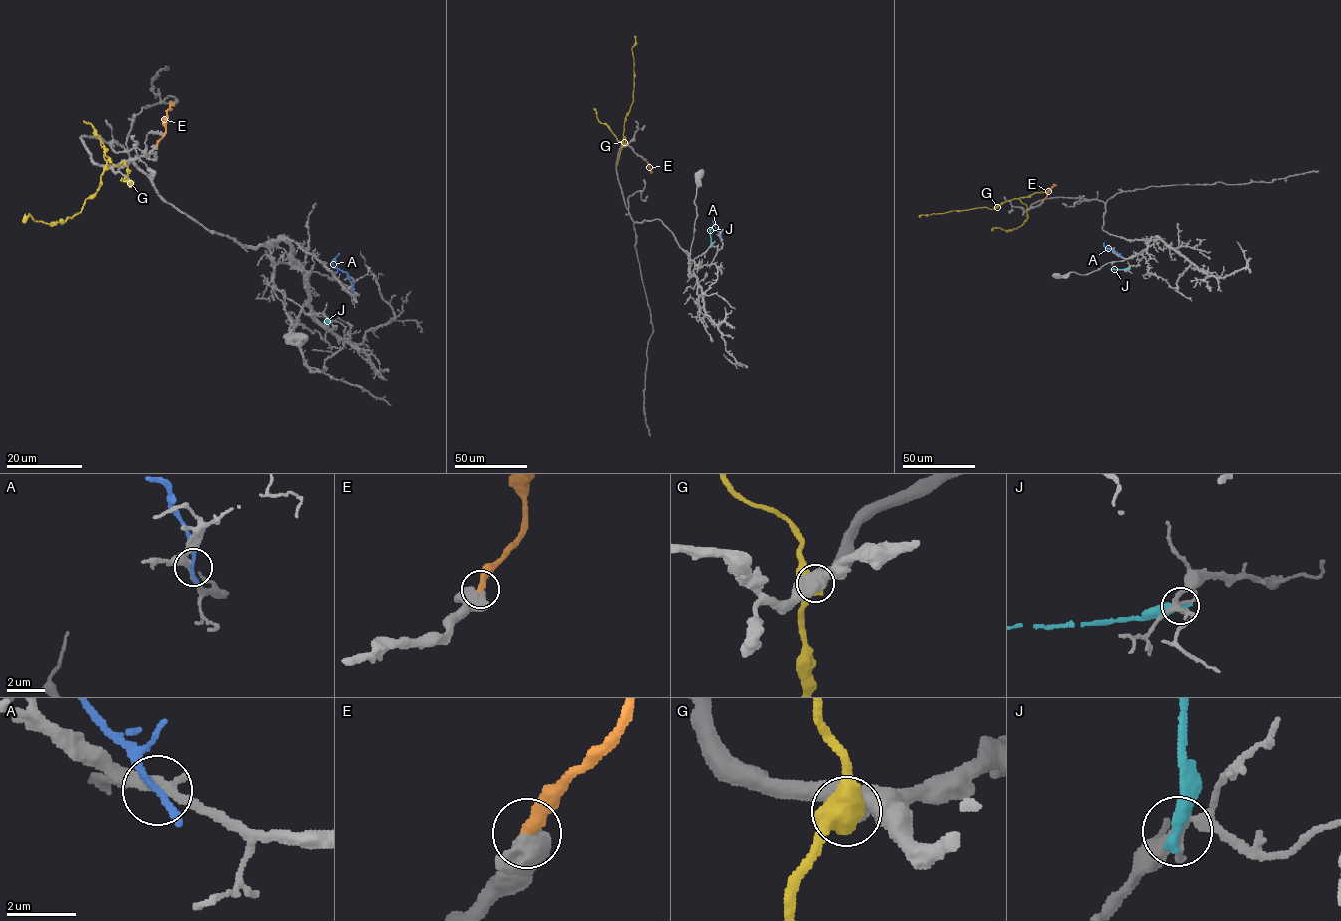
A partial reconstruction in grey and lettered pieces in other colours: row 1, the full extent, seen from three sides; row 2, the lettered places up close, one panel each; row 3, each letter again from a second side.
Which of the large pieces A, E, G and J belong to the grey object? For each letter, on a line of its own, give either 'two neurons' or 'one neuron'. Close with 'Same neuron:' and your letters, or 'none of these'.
A: two neurons
E: one neuron
G: two neurons
J: two neurons
Same neuron: E

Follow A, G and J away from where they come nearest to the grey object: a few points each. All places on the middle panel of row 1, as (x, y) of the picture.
A: (720, 237), (712, 221), (715, 221)
G: (626, 145), (623, 125), (633, 99), (632, 49), (635, 35)
J: (711, 245), (712, 228)

